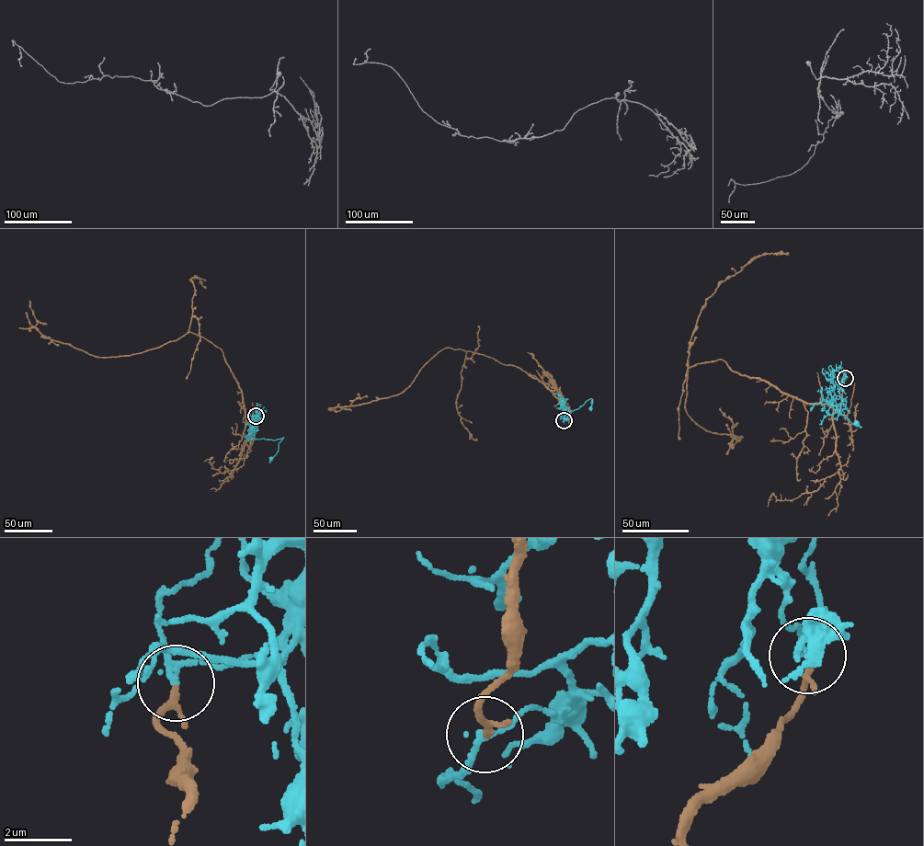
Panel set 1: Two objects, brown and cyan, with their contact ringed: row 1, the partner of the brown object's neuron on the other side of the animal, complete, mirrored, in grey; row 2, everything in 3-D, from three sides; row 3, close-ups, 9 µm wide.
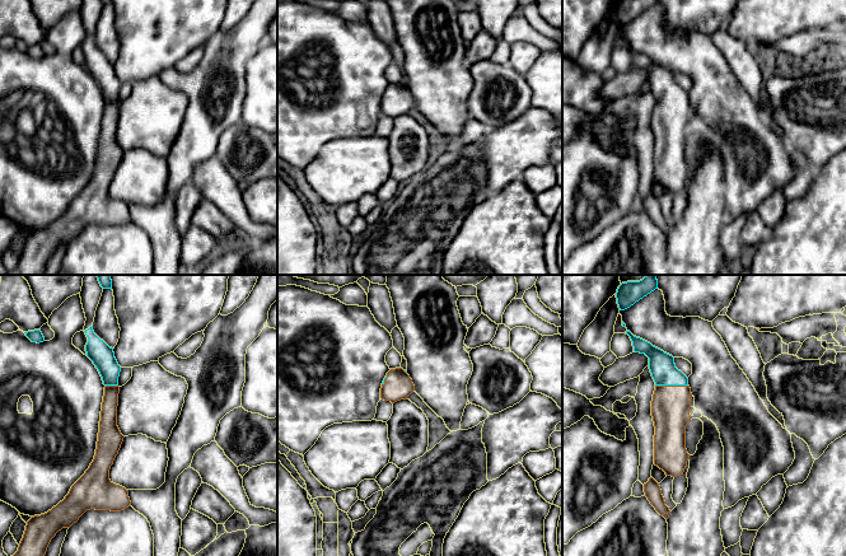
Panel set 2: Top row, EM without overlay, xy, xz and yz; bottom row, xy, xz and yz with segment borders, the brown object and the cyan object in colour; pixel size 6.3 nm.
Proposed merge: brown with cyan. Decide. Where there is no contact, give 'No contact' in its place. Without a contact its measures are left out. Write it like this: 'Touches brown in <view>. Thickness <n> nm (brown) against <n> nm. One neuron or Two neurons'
Touches brown in yz. Thickness 240 nm (brown) against 160 nm. Two neurons

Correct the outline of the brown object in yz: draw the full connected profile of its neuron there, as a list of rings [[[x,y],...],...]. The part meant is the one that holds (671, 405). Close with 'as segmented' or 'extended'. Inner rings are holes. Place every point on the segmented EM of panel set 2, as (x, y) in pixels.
[[[655,386],[651,401],[654,464],[667,476],[683,475],[690,458],[686,426],[691,421],[691,396],[690,386]]]; as segmented

